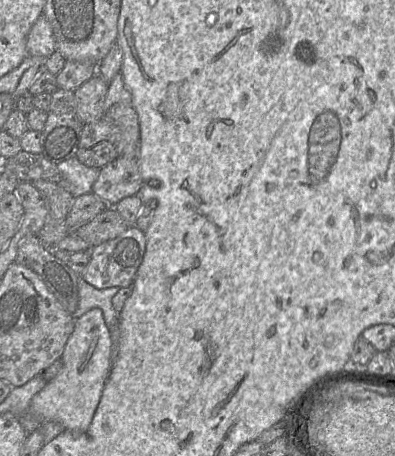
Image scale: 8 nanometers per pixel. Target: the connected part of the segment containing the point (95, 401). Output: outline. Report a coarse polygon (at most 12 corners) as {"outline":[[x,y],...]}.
{"outline":[[93,308],[75,319],[61,371],[32,398],[44,422],[83,433],[113,360]]}

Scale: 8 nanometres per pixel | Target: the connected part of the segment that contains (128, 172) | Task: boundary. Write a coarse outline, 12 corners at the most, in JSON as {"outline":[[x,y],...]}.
{"outline":[[138,157],[100,168],[92,193],[114,207],[137,195]]}

